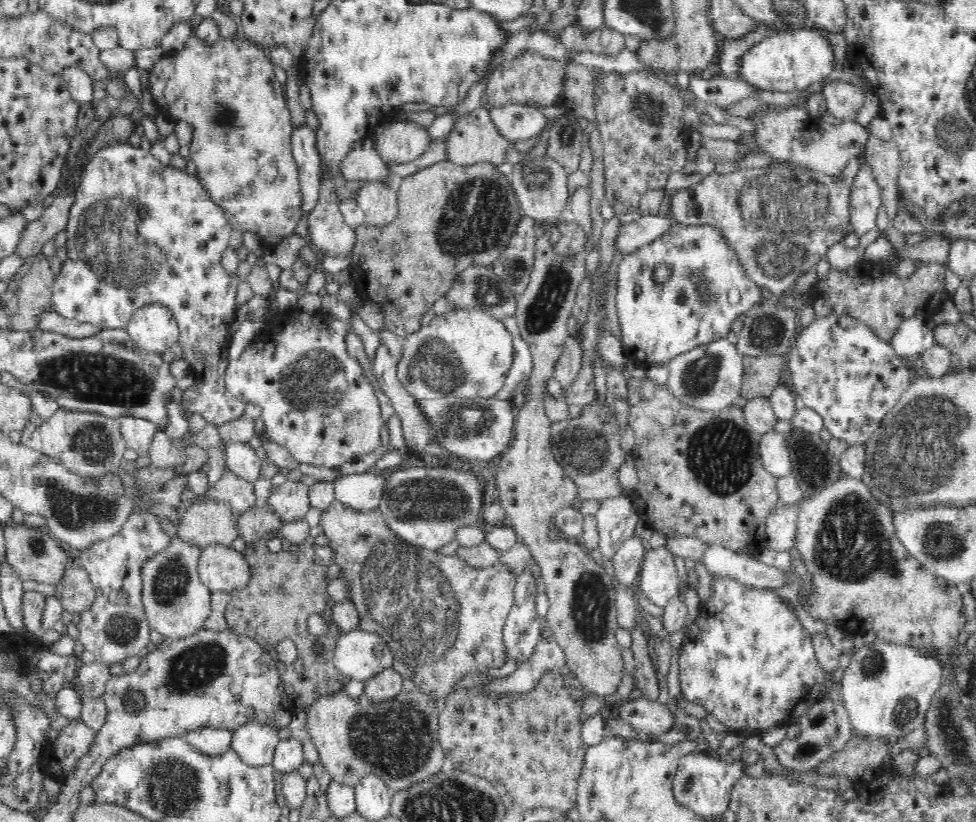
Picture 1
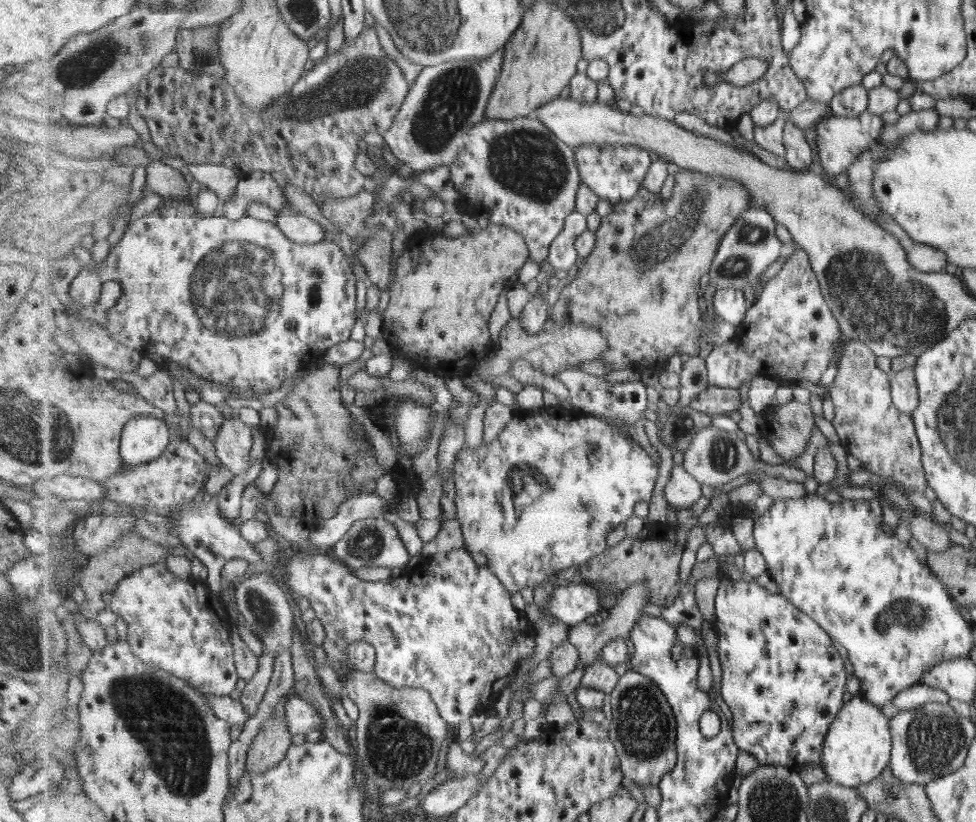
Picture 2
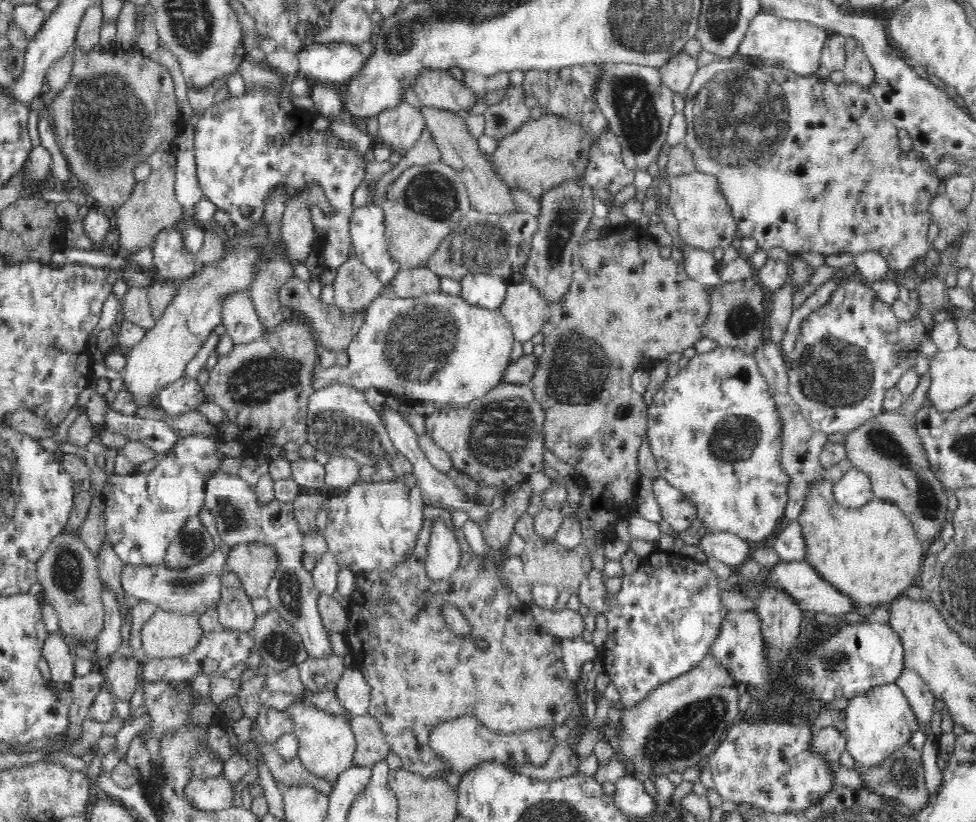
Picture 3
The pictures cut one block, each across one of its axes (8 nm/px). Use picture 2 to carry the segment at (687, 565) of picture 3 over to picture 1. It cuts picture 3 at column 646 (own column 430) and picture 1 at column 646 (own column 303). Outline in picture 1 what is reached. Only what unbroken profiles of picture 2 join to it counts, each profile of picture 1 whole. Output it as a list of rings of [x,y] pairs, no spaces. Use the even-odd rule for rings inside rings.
[[[647,548],[637,582],[642,594],[657,607],[664,608],[680,592],[680,582],[674,555],[666,548]]]

